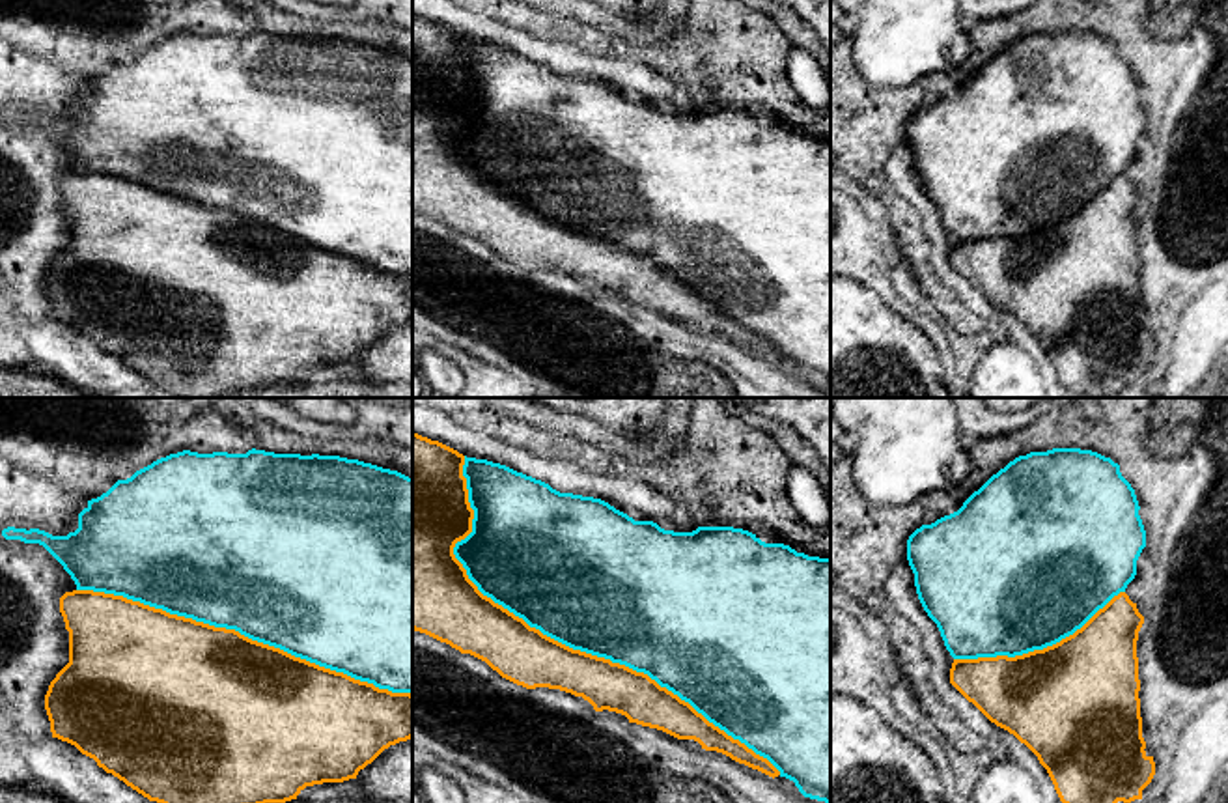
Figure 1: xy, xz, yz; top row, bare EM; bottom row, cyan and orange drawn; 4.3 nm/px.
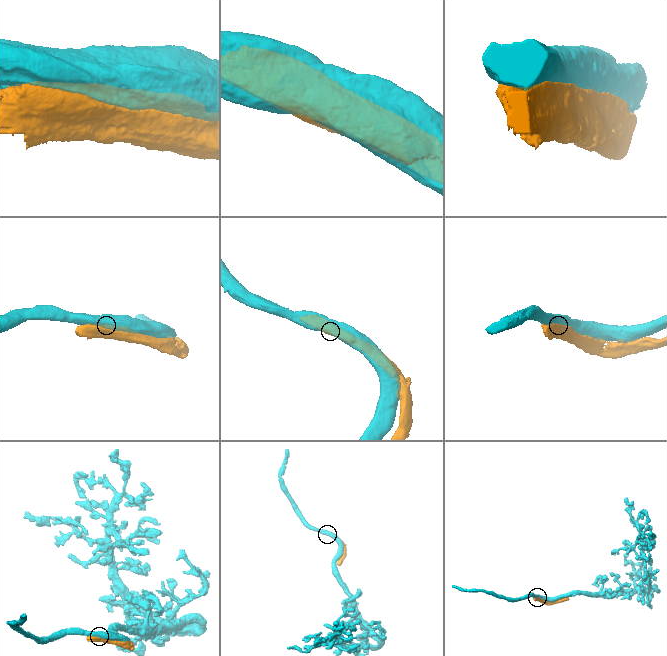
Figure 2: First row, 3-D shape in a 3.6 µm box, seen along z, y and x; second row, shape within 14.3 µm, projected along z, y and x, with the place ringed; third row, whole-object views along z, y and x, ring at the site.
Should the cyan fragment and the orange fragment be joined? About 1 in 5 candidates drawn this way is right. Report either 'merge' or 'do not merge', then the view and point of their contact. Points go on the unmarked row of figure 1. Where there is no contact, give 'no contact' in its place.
do not merge | xz (562, 225)

